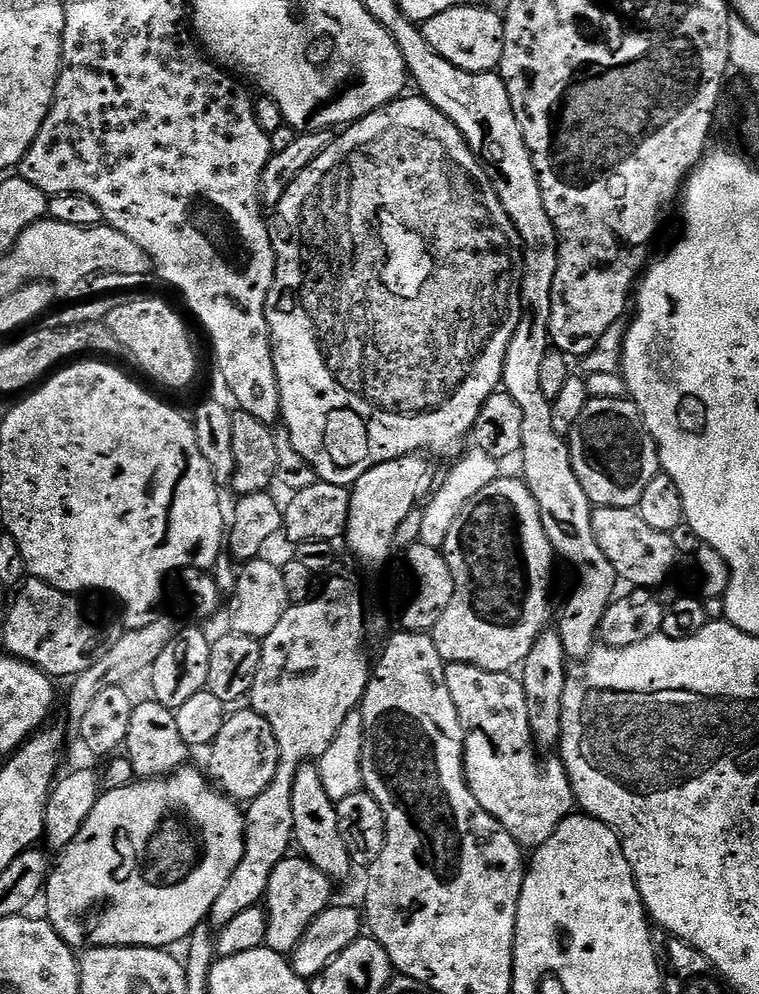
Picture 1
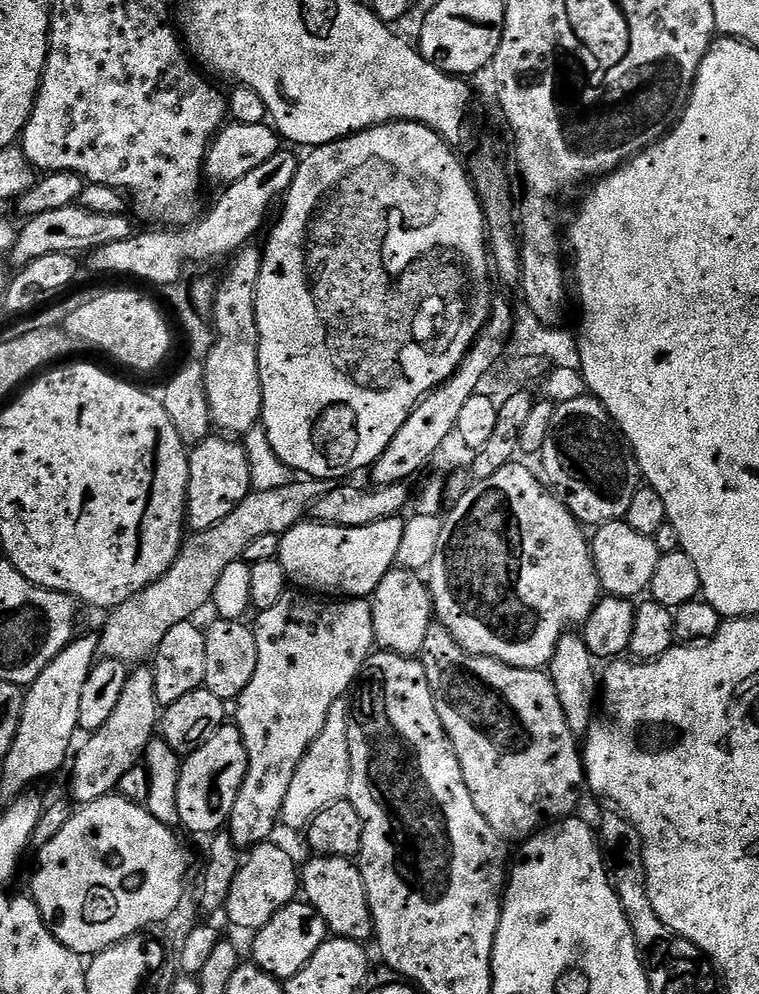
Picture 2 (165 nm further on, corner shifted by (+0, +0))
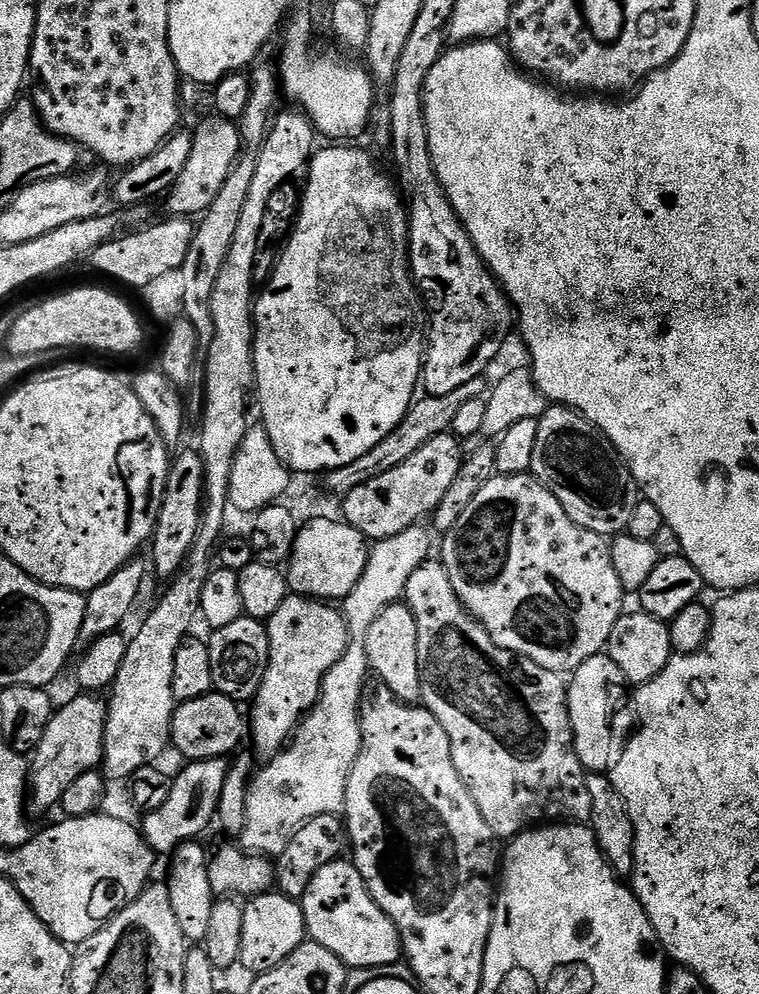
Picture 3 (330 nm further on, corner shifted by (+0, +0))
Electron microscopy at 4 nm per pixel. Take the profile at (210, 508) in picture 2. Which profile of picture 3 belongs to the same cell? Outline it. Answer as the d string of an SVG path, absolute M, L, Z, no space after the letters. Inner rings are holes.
M199 451L184 452L180 457L171 461L168 470L168 485L164 491L164 501L160 507L158 514L158 522L156 523L156 531L153 532L150 541L150 549L152 548L152 564L150 560L150 568L157 572L160 576L175 577L176 573L183 568L184 563L188 561L190 550L194 546L194 538L200 529L200 514L204 502L204 467L202 466L202 458Z

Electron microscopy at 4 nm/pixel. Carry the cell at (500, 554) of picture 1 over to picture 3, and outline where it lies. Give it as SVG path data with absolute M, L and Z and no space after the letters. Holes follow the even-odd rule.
M497 474L493 476L490 482L486 482L486 486L482 486L482 490L478 490L474 502L470 502L470 506L466 506L466 511L462 513L462 518L458 518L454 530L443 533L442 540L444 540L444 545L440 548L441 554L444 555L442 563L446 574L450 574L450 586L454 586L454 594L458 594L465 610L482 625L490 634L490 638L494 638L494 642L498 646L510 650L516 656L530 658L535 664L546 670L561 674L573 673L588 658L593 658L607 649L610 630L614 630L614 622L618 622L618 618L626 608L624 605L626 593L622 582L618 582L618 573L614 570L609 541L605 537L594 534L594 530L586 530L574 523L570 514L566 514L566 510L562 510L562 502L558 502L558 498L554 498L554 494L550 494L550 490L546 490L544 483L537 480L535 476L531 474L523 476Z

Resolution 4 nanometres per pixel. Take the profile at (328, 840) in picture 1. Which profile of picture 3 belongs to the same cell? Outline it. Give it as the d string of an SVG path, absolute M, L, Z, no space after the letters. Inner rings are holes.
M341 858L322 866L322 870L318 870L318 874L314 874L314 878L308 883L308 889L302 898L302 907L306 933L310 937L311 943L326 946L326 950L330 950L330 954L339 958L345 968L349 970L355 970L355 968L388 970L391 969L388 968L391 964L401 963L400 931L394 926L392 919L380 909L378 902L374 902L355 863Z

